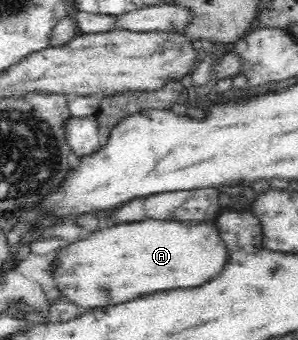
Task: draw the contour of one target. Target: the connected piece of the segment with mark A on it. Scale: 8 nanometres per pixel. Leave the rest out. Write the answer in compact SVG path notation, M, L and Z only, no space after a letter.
M143 220L135 224L121 224L101 229L101 232L89 233L84 237L87 240L83 240L82 237L81 242L74 242L60 250L58 254L60 269L54 274L54 281L64 296L86 310L123 304L129 302L131 298L143 297L143 294L201 286L203 282L209 282L215 274L219 274L226 265L225 262L228 262L226 243L211 222L213 221Z

